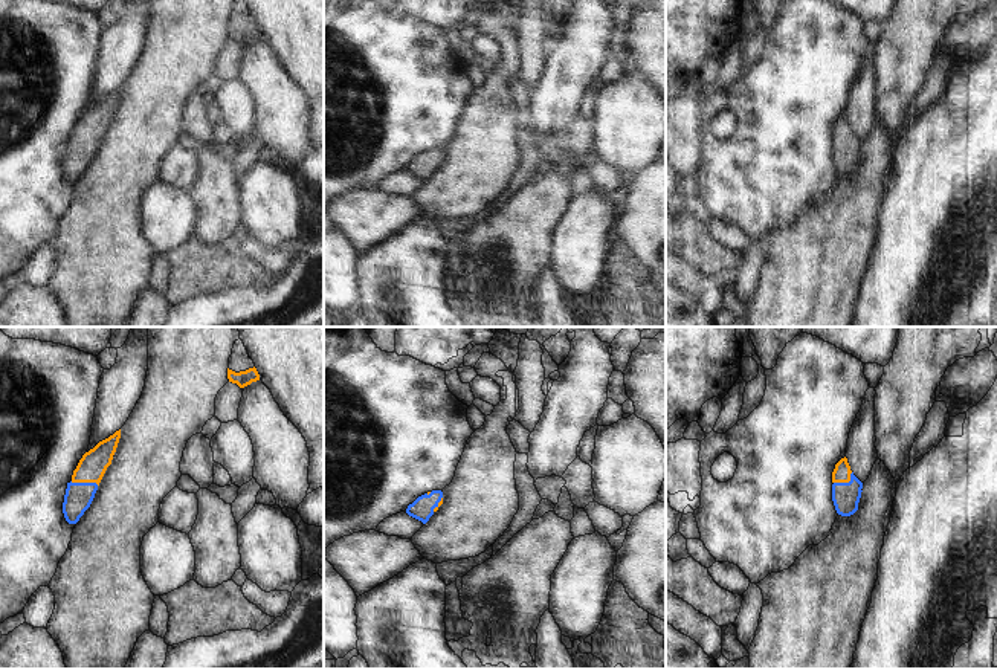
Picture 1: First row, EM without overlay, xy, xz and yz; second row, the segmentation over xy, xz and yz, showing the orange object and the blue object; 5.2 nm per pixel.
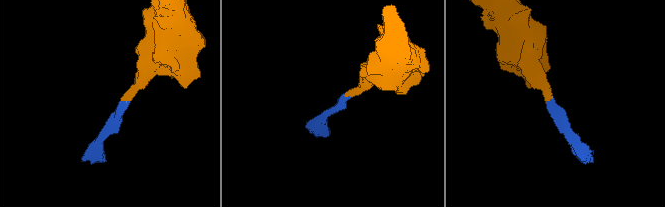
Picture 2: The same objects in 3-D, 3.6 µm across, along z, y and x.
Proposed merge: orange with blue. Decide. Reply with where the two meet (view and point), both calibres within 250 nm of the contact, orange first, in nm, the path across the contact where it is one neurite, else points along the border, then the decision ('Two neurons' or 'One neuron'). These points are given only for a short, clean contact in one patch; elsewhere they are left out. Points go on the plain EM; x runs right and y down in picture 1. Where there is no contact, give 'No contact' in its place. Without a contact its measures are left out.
Touches orange at xy (84, 139). Thickness 150 nm (orange) against 150 nm. Path across: xy (92, 124), (84, 139), (78, 155). One neuron.

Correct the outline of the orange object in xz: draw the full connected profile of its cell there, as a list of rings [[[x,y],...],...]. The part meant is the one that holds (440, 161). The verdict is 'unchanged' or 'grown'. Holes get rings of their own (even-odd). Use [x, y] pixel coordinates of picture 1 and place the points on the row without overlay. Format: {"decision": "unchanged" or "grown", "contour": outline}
{"decision": "grown", "contour": [[[432,148],[418,154],[412,162],[409,162],[406,171],[426,182],[441,162],[443,150]]]}

